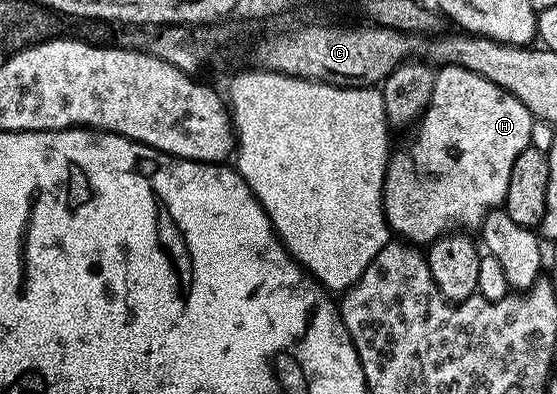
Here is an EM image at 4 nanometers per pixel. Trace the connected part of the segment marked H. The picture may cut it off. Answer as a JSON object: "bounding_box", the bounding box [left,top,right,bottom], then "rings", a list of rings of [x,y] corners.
{"bounding_box":[382,66,536,247],"rings":[[[441,66],[434,75],[430,102],[417,122],[418,134],[414,137],[414,146],[410,149],[410,157],[405,157],[402,153],[398,153],[394,157],[393,154],[386,163],[386,178],[382,184],[382,210],[386,216],[386,224],[390,226],[391,234],[415,247],[426,247],[437,237],[443,237],[445,233],[477,230],[481,226],[482,220],[490,214],[490,210],[499,208],[505,202],[508,179],[512,175],[512,163],[516,163],[516,155],[520,155],[520,151],[531,148],[530,136],[535,120],[536,118],[528,111],[528,107],[524,107],[524,103],[520,103],[520,99],[516,99],[516,95],[504,91],[504,87],[496,87],[496,83],[484,79],[484,75],[476,75],[476,71],[468,71],[464,67]]]}

